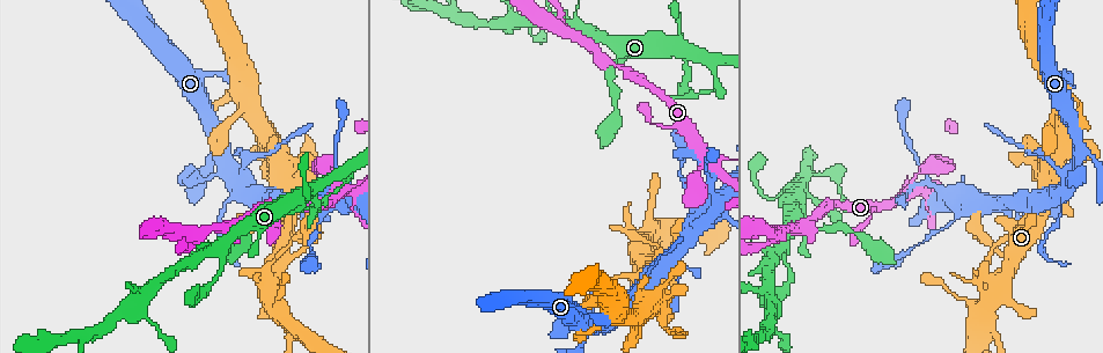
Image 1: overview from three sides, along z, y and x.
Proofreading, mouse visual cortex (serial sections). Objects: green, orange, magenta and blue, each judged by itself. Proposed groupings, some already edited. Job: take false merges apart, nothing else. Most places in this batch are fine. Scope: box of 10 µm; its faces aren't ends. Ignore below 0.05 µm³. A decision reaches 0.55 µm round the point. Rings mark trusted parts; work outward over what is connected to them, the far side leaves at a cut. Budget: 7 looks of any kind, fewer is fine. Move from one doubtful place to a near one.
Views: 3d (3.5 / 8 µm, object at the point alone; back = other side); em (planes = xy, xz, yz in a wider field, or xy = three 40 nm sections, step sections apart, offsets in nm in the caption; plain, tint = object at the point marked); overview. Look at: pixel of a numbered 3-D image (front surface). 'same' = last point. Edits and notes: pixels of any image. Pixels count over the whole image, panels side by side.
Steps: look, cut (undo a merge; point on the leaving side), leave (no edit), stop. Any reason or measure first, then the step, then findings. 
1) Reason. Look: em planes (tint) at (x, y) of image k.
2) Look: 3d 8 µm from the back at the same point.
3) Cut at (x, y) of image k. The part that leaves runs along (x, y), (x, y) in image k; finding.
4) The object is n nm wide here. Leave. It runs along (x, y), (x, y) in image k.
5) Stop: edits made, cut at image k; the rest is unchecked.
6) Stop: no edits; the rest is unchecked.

Four-way junction. Look: 3d 3.5 µm at (237, 180) of image 1.

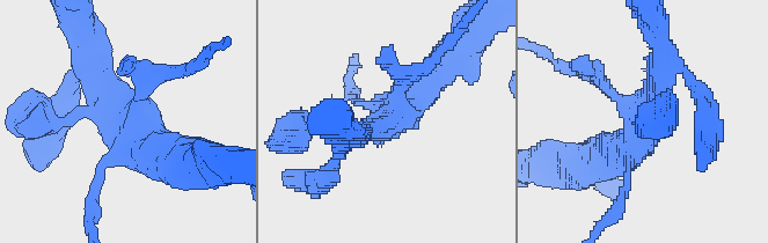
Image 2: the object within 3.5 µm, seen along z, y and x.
Leave. It runs along (85, 56), (141, 145), (170, 155) in image 2; continuous, no second cell.

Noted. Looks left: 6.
Small branch off a trunk. Look: 3d 3.5 µm at (978, 205) of image 1.

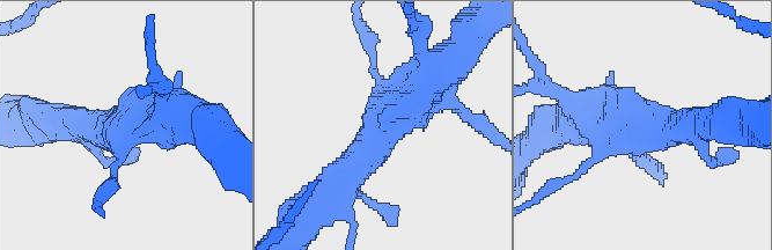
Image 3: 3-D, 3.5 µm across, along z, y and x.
3 arms meet here; the arms are 150, 450, 600 nm wide. Look: em xy step 1 (tint) at (637, 127) of image 3.

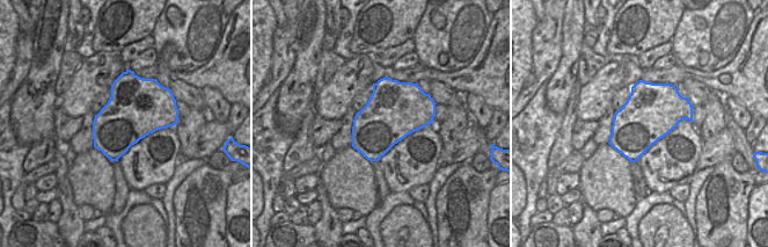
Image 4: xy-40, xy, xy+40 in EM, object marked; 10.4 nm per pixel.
Leave. It runs along (340, 183), (433, 67) in image 3; continuous, no second cell.

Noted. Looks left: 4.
Thin neck. Look: 3d 3.5 µm at (907, 189) of image 1.

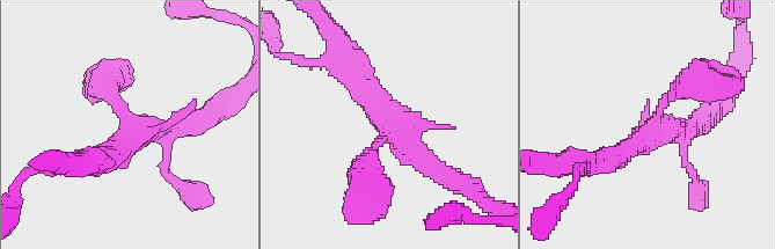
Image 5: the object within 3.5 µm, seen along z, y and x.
Look: em planes (tint) at (651, 130) of image 5.

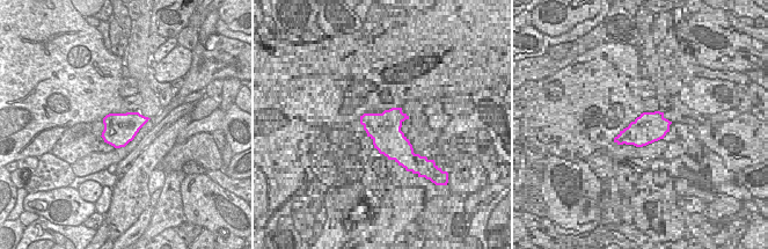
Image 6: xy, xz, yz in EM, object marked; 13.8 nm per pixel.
The object is 440 nm wide here. Leave. It runs along (598, 162), (695, 80) in image 5; continuous, no second cell.

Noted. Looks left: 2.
Stop: no edits; the rest is unchecked.

